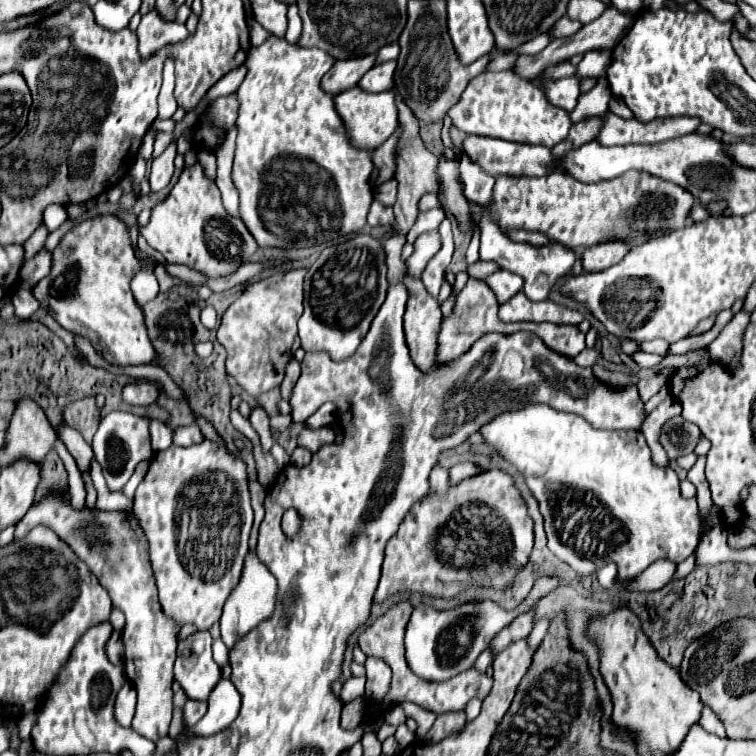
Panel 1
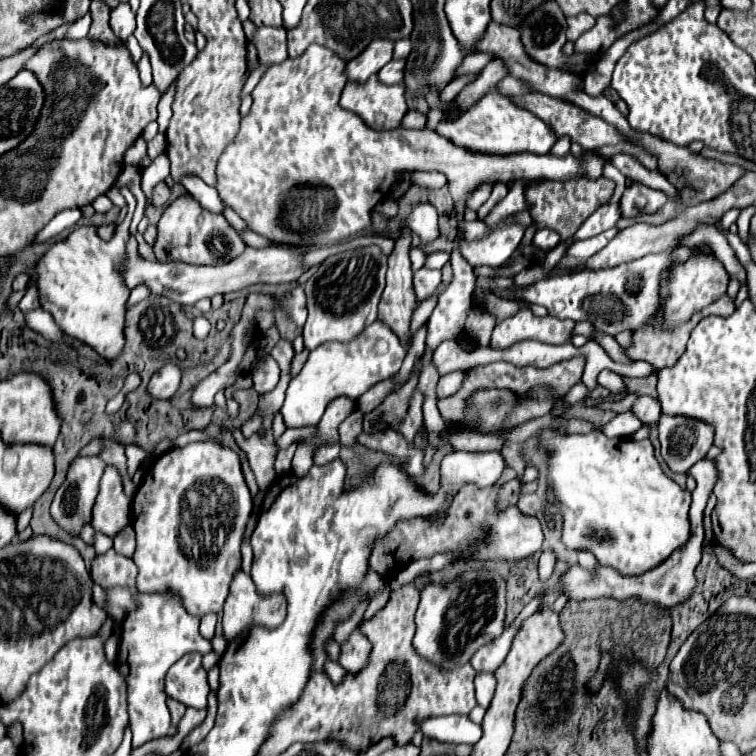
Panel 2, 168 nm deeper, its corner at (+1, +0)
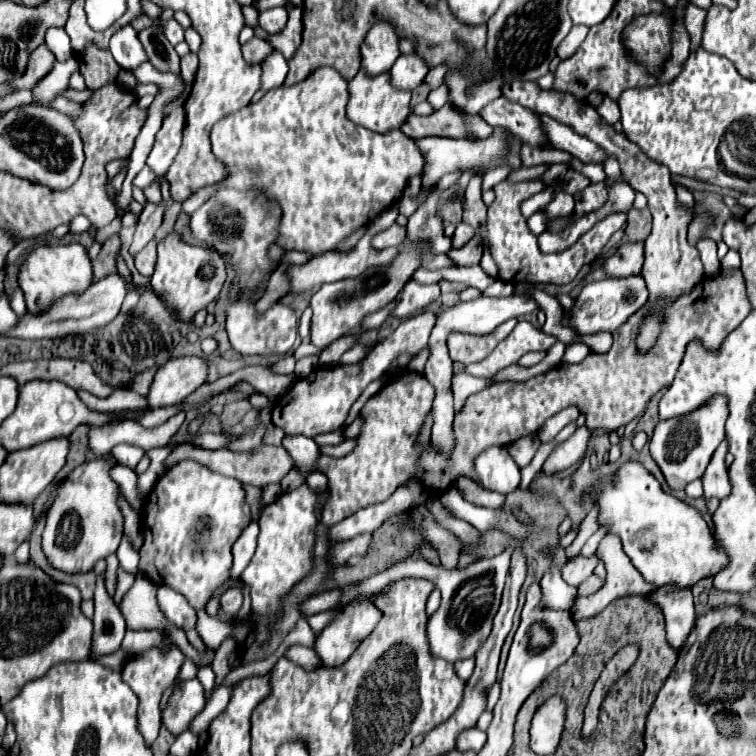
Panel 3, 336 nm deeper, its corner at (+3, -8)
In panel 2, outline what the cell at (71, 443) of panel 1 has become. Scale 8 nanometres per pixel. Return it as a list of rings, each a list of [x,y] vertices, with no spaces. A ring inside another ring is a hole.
[[[78,456],[70,466],[64,484],[58,488],[58,492],[54,496],[54,502],[52,502],[52,508],[50,508],[52,518],[64,530],[72,532],[74,536],[80,534],[80,528],[82,528],[84,522],[90,522],[92,506],[94,506],[94,500],[98,496],[98,484],[100,484],[100,478],[104,474],[104,468],[106,468],[106,462],[100,456]]]

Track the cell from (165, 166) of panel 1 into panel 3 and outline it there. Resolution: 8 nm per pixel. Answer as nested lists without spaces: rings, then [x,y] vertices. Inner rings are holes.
[[[146,204],[142,214],[140,214],[140,222],[136,226],[136,234],[134,240],[130,244],[130,256],[136,256],[150,240],[154,240],[154,232],[156,228],[162,224],[162,214],[164,214],[164,204]]]

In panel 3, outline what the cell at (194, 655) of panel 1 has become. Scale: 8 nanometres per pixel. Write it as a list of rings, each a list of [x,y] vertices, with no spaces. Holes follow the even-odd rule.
[[[196,678],[180,682],[180,684],[176,684],[174,694],[168,700],[168,708],[162,716],[162,724],[172,734],[178,736],[190,728],[194,716],[202,712],[204,704],[206,704],[204,688]]]

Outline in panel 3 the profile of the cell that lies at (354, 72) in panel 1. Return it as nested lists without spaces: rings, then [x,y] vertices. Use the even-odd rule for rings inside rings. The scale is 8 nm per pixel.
[[[376,20],[376,24],[372,24],[362,42],[362,66],[370,76],[388,72],[392,68],[400,56],[398,40],[400,38],[392,22]]]

